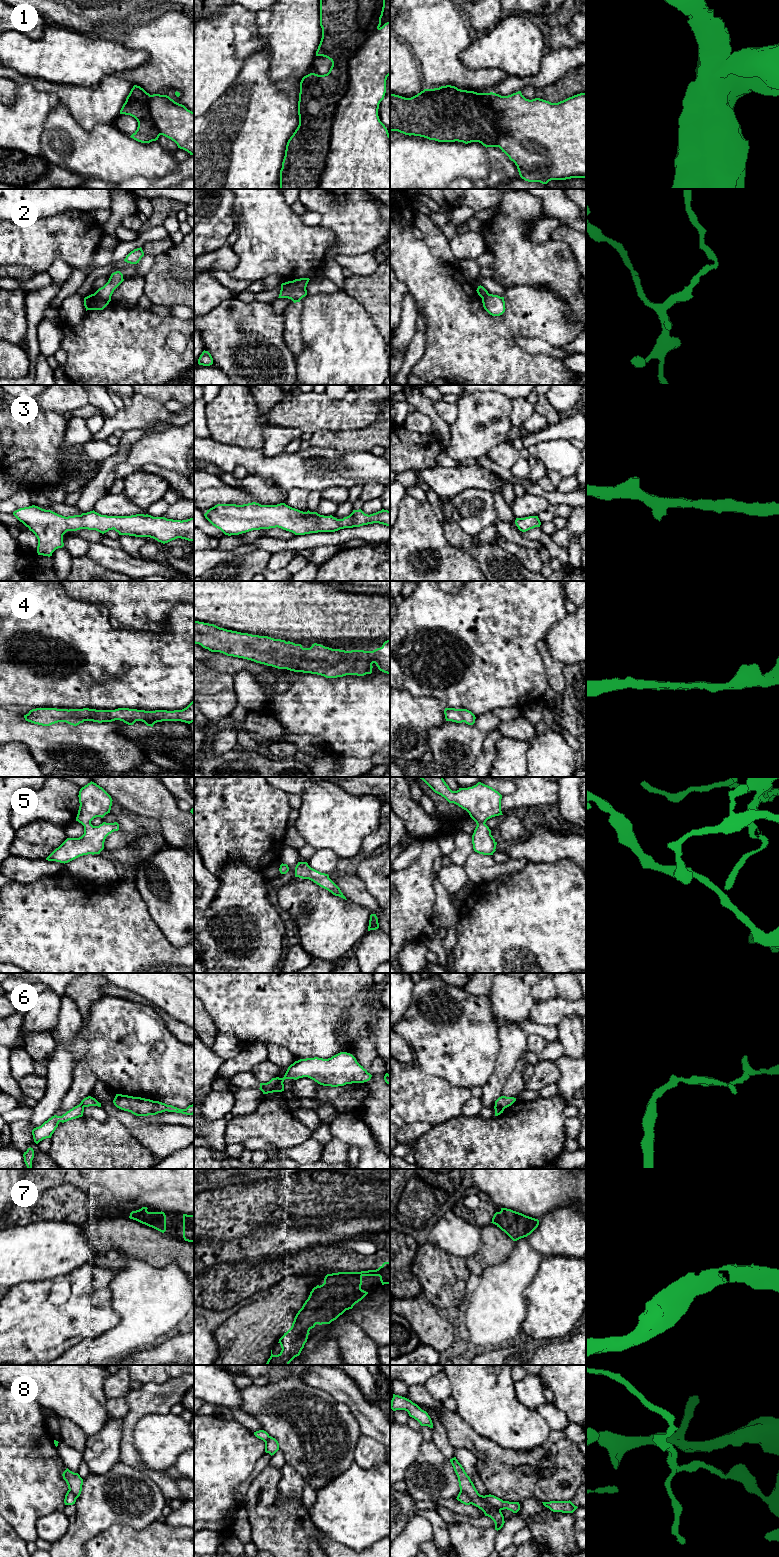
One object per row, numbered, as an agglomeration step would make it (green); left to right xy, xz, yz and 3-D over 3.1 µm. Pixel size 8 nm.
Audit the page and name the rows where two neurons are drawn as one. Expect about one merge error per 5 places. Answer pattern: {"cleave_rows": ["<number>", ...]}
{"cleave_rows": ["2", "6", "8"]}

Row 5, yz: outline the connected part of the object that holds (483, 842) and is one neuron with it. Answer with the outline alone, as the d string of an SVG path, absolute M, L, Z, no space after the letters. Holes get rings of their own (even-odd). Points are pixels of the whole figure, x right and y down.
M443 777L419 778L449 803L454 803L469 813L477 824L472 835L474 851L483 855L493 855L496 851L497 842L485 823L492 817L503 815L501 811L502 795L481 782L472 787L452 791Z

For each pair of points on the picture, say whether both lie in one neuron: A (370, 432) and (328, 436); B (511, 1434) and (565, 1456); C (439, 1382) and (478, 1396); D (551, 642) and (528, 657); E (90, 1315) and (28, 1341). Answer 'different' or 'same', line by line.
A: same
B: different
C: different
D: different
E: same

